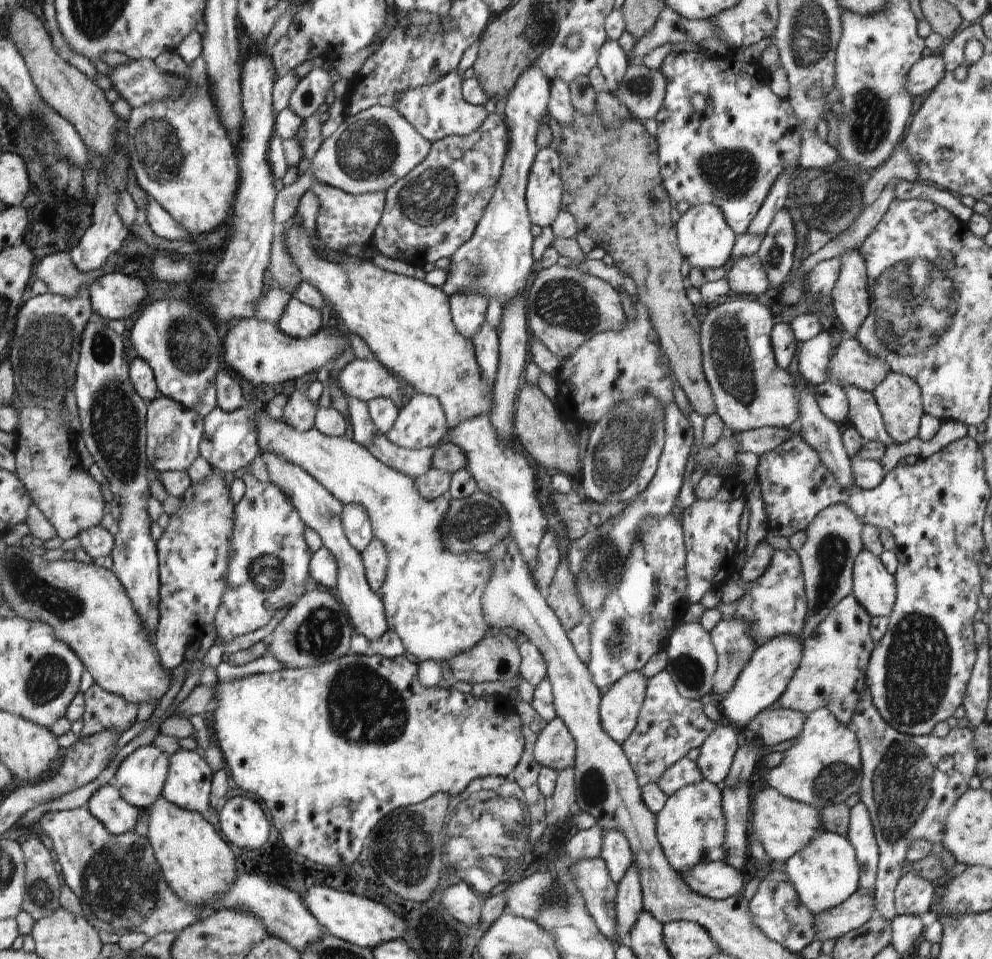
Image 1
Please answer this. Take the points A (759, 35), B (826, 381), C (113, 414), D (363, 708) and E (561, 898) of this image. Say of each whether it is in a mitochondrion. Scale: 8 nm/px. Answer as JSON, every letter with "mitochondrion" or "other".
{"A":"other","B":"other","C":"mitochondrion","D":"mitochondrion","E":"mitochondrion"}

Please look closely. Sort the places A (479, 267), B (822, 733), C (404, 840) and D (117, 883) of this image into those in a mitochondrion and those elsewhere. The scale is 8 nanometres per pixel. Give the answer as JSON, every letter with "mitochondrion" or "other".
{"A":"mitochondrion","B":"other","C":"mitochondrion","D":"mitochondrion"}

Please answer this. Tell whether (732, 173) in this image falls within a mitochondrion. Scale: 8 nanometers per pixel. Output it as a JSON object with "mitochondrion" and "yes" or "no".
{"mitochondrion":"yes"}

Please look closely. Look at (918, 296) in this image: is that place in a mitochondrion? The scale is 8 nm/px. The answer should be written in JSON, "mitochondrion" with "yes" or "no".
{"mitochondrion":"yes"}

